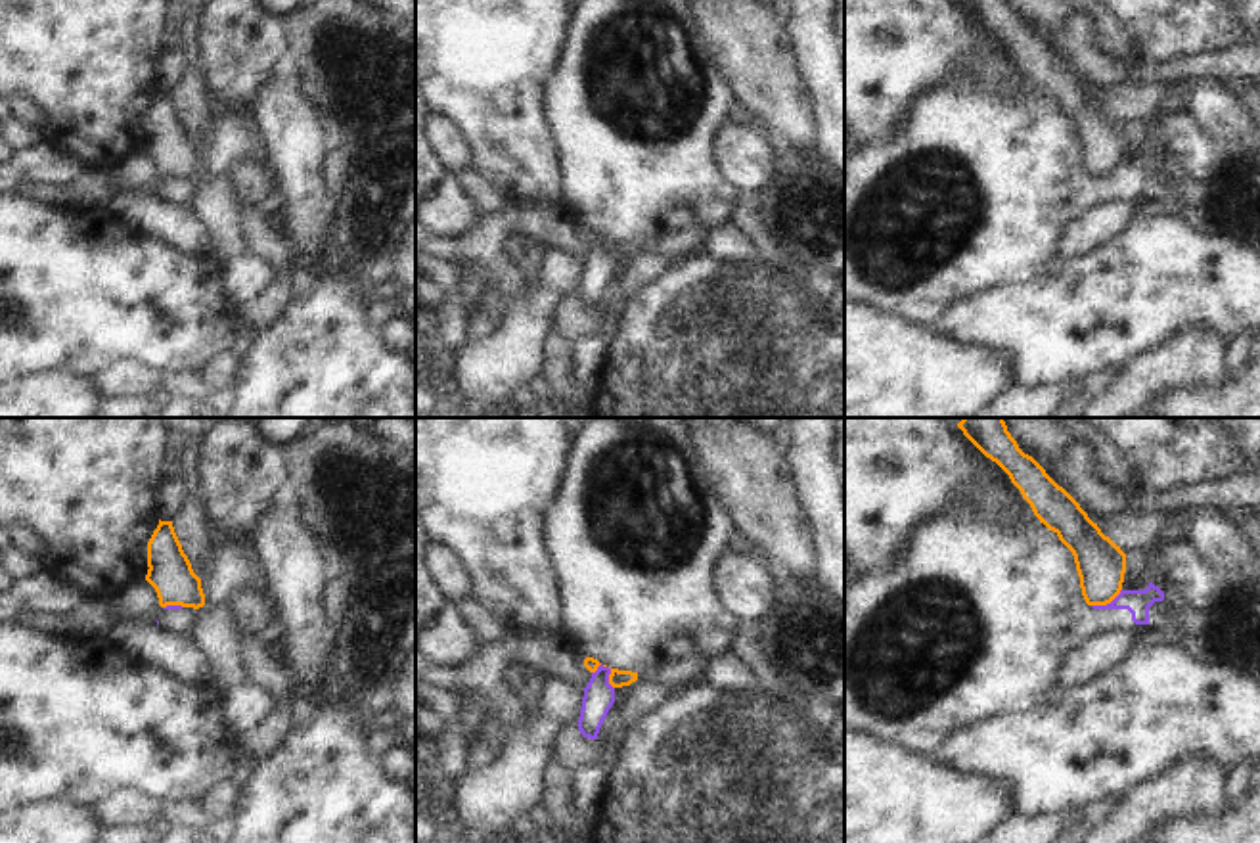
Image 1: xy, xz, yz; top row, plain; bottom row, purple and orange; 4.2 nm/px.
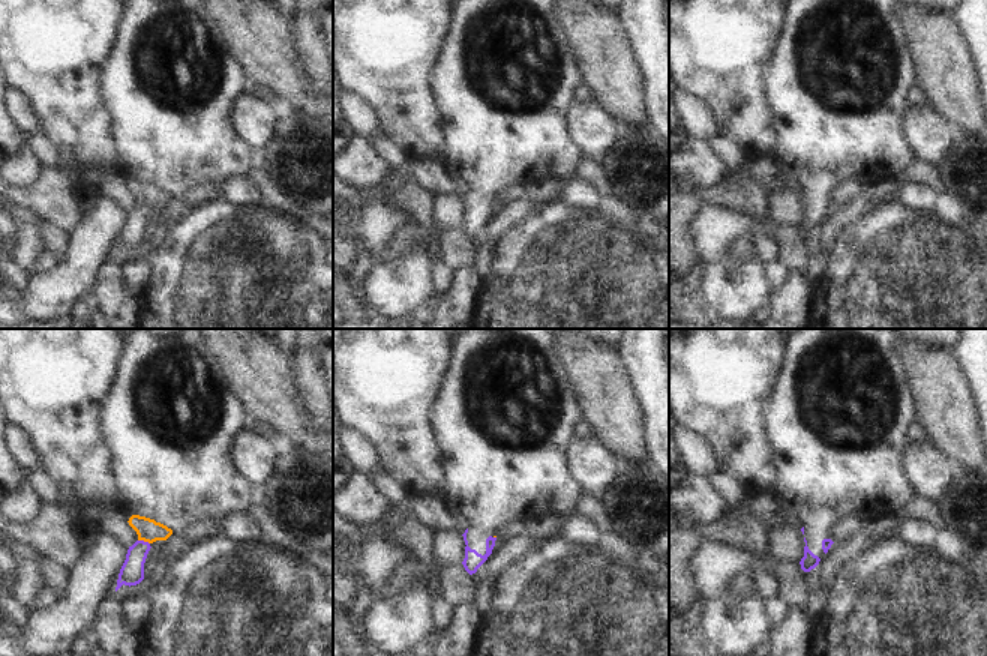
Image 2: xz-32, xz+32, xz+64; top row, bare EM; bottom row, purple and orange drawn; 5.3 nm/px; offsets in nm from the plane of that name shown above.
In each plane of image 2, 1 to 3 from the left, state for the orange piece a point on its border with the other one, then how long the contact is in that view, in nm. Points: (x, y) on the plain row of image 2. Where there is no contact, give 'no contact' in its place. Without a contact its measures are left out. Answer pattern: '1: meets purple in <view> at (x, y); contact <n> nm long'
1: meets purple in xz-32 at (143, 204); contact 70 nm long
2: no contact
3: no contact

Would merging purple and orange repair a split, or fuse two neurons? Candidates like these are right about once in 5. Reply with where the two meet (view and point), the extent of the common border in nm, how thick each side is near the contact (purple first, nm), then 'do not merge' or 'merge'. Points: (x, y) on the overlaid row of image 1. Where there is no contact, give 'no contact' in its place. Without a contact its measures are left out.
xz (609, 673) | 130 nm | 130/80 nm | do not merge

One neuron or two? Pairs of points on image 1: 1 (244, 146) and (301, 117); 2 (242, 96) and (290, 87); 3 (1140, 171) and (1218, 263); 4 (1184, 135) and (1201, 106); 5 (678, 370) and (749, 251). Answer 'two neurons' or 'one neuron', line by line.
1: two neurons
2: two neurons
3: two neurons
4: two neurons
5: two neurons

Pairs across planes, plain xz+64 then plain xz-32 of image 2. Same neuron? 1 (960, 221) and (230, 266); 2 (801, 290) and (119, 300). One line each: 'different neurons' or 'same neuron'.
1: same neuron
2: different neurons

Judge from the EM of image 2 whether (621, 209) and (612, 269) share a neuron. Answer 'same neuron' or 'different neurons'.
same neuron

